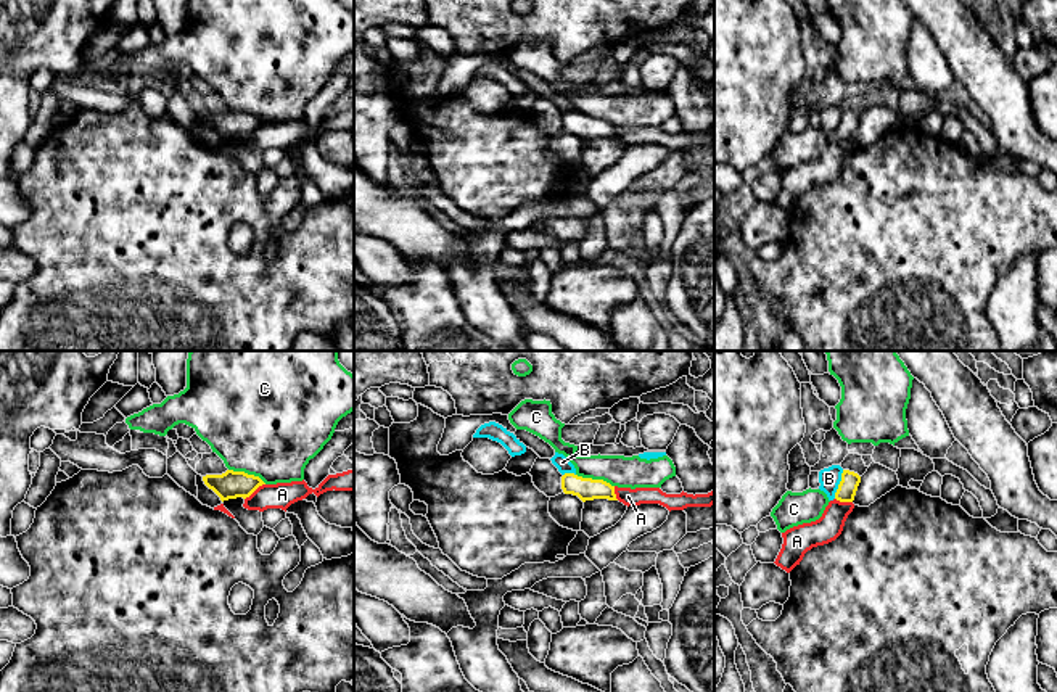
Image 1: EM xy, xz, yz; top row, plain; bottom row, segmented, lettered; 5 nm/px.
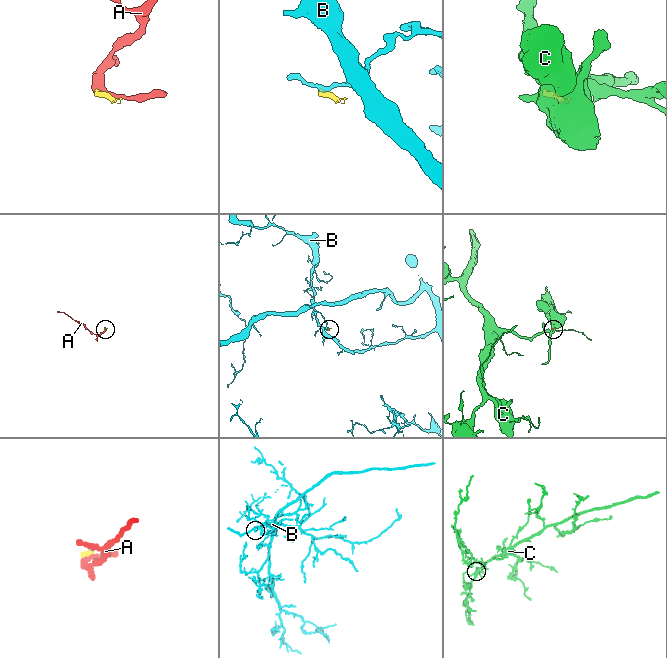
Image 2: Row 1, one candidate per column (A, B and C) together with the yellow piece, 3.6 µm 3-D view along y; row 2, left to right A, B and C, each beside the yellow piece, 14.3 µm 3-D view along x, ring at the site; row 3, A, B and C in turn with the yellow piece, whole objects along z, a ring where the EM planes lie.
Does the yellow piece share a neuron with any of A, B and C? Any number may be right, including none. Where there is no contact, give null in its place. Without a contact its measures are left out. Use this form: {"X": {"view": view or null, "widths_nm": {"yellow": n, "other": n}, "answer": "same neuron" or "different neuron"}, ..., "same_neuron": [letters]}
{"A": {"view": "xy", "widths_nm": {"yellow": 140, "other": 130}, "answer": "different neuron"}, "B": {"view": "yz", "widths_nm": {"yellow": 100, "other": 110}, "answer": "different neuron"}, "C": {"view": "xz", "widths_nm": {"yellow": 110, "other": 160}, "answer": "different neuron"}, "same_neuron": []}

